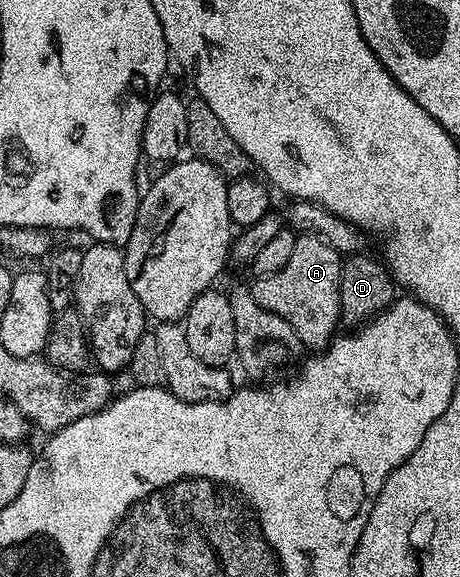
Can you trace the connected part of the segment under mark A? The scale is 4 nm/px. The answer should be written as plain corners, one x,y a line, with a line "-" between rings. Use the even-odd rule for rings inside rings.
298,235
295,250
287,265
279,269
279,273
262,275
252,280
255,301
259,301
263,309
279,313
279,317
283,317
283,321
287,321
291,329
295,329
302,348
324,349
338,334
341,323
339,273
342,262
340,253
331,249
331,245
323,245
319,237

